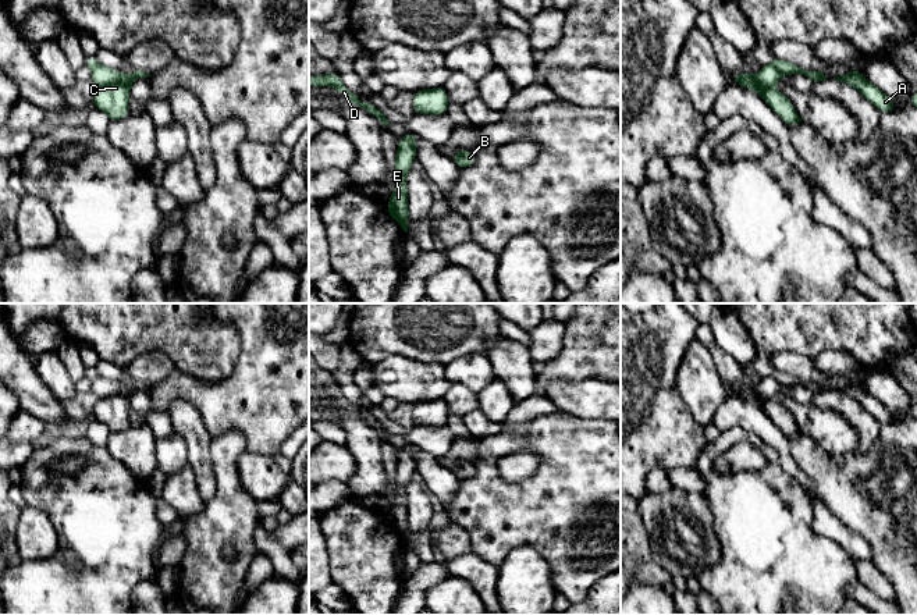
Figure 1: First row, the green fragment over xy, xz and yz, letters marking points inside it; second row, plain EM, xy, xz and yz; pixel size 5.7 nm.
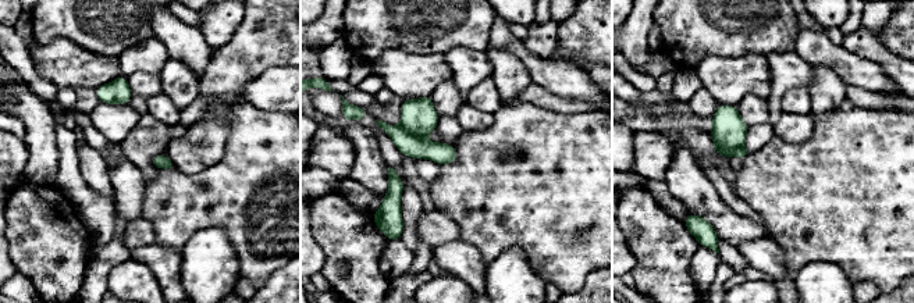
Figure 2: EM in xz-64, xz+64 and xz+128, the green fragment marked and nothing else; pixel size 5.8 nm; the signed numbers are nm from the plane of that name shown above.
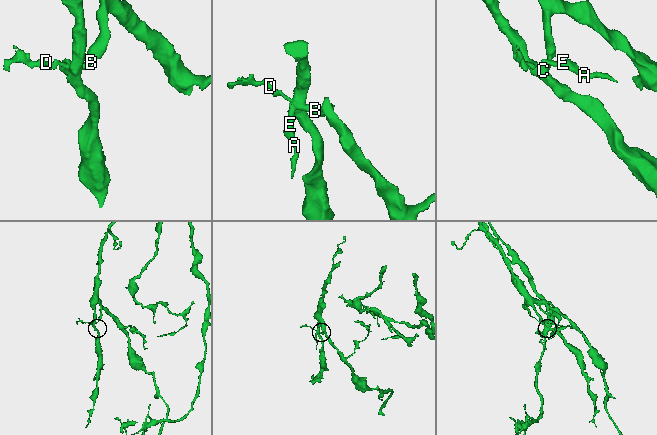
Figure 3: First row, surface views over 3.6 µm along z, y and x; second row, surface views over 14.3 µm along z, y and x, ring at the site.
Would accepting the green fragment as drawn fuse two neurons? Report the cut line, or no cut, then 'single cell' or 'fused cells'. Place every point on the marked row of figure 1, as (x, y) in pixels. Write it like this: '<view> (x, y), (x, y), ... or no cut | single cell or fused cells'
xz (402, 137), (413, 148) | fused cells

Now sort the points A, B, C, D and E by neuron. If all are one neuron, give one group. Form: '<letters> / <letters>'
A E / B C D

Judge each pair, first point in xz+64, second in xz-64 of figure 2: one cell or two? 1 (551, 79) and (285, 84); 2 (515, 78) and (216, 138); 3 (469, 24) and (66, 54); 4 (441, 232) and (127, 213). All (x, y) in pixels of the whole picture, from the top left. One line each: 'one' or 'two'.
1: one
2: two
3: two
4: two

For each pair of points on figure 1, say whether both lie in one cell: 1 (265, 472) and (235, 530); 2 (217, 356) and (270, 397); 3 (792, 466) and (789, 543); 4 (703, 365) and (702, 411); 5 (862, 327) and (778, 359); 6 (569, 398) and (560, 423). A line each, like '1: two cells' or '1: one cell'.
1: two cells
2: two cells
3: two cells
4: one cell
5: two cells
6: two cells

